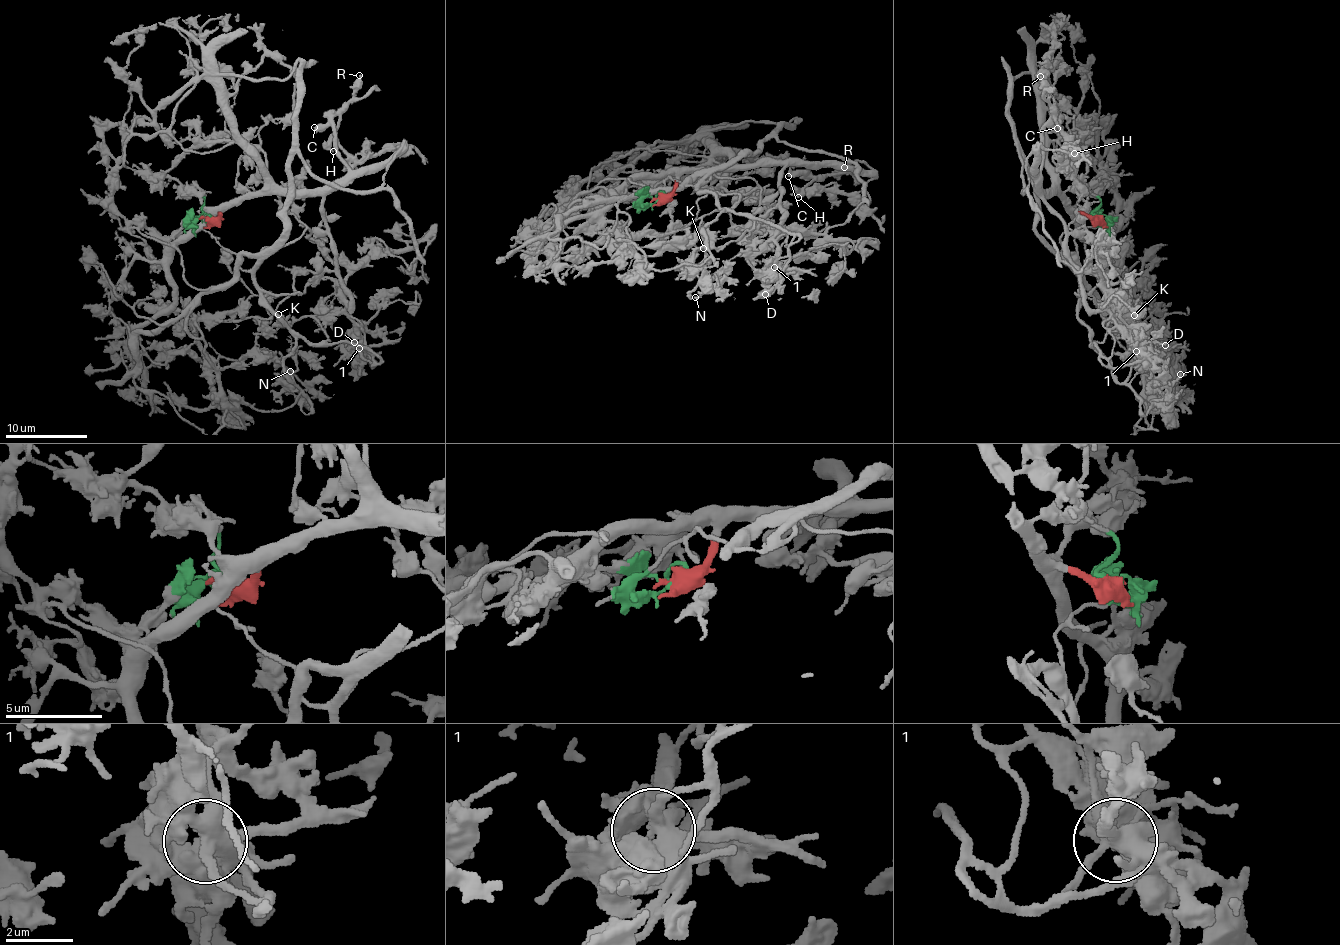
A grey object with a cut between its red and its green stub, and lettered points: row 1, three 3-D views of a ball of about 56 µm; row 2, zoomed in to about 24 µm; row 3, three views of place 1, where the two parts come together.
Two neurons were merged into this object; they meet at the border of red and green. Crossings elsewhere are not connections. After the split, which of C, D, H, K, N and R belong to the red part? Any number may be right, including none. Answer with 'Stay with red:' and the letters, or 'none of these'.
Stay with red: C, H, R

